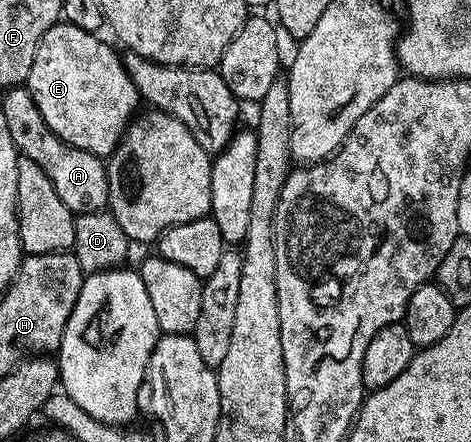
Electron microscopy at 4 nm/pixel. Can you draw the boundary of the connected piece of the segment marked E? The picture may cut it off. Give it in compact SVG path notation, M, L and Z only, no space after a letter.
M68 22L51 26L51 30L47 30L47 34L43 34L39 42L39 50L35 50L35 62L31 62L27 87L35 106L41 111L47 126L51 126L55 135L79 150L87 150L96 156L108 158L117 149L130 120L138 115L137 104L142 103L142 98L137 92L135 82L131 82L127 74L122 53L117 53L118 49L112 43L104 44L101 38L100 35Z

